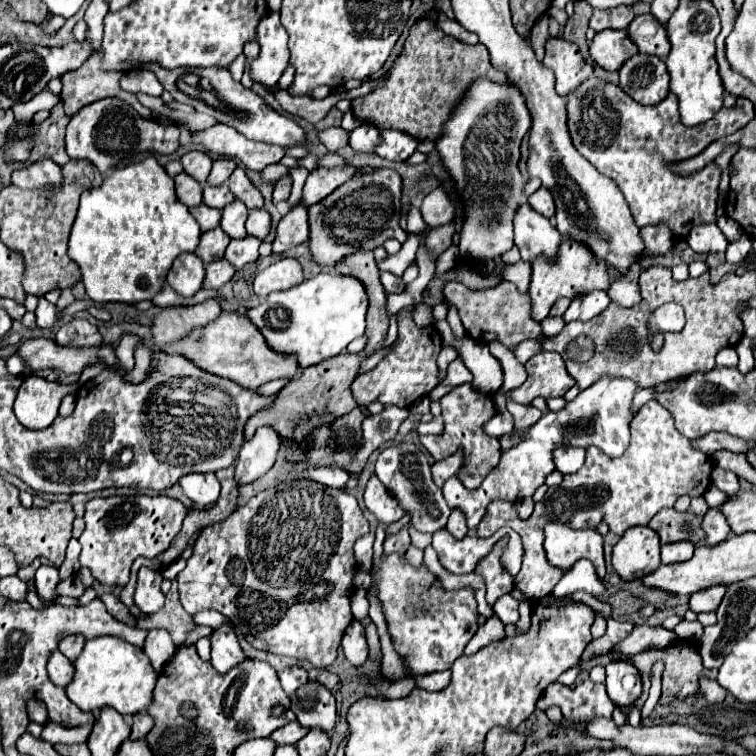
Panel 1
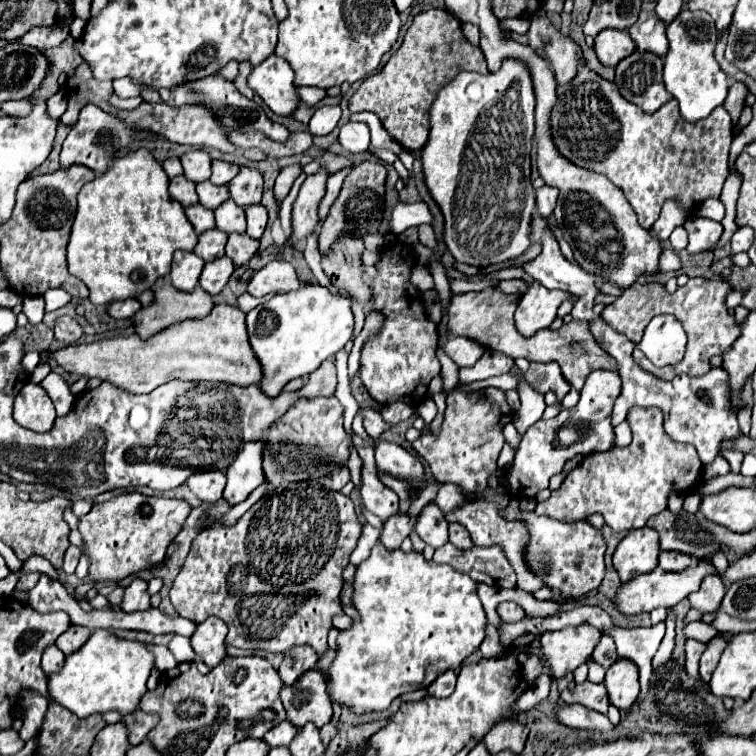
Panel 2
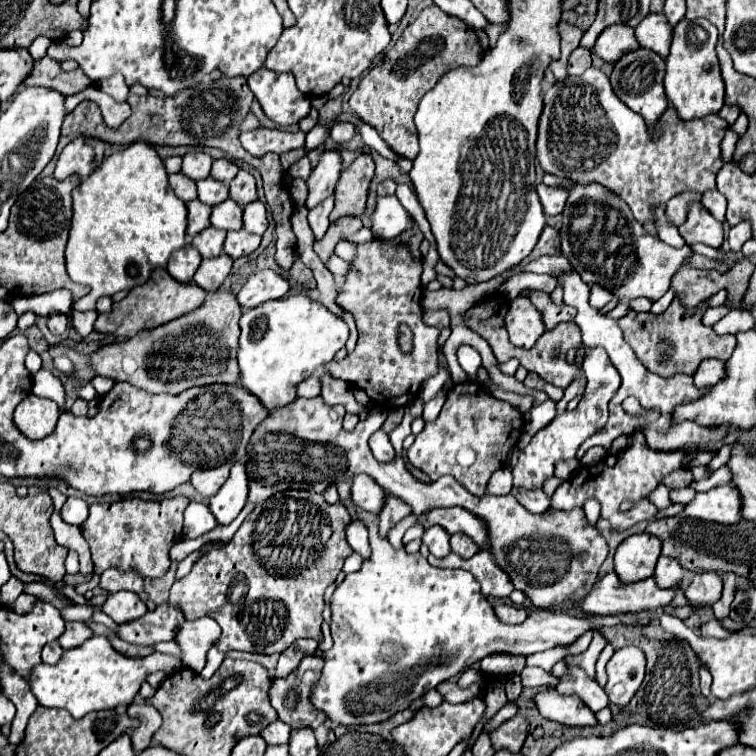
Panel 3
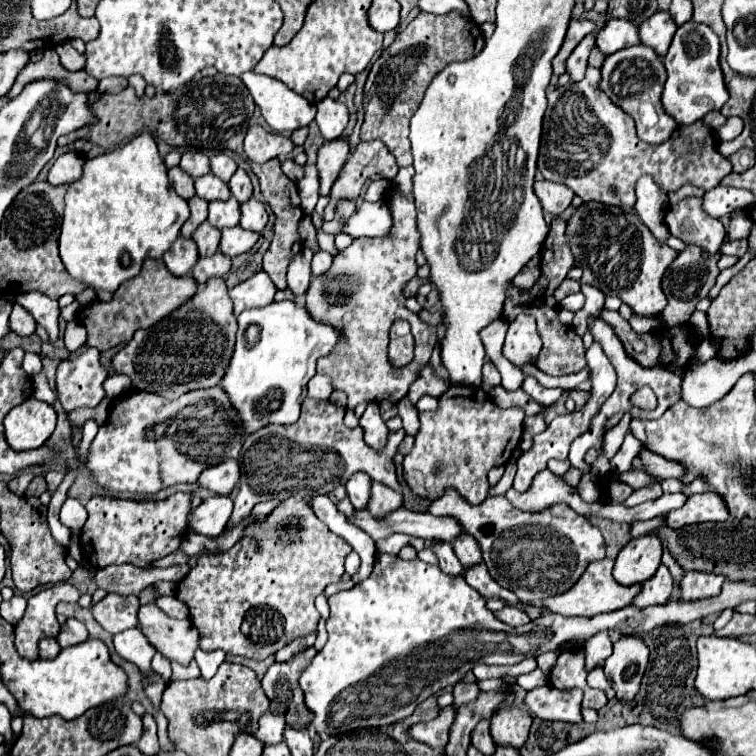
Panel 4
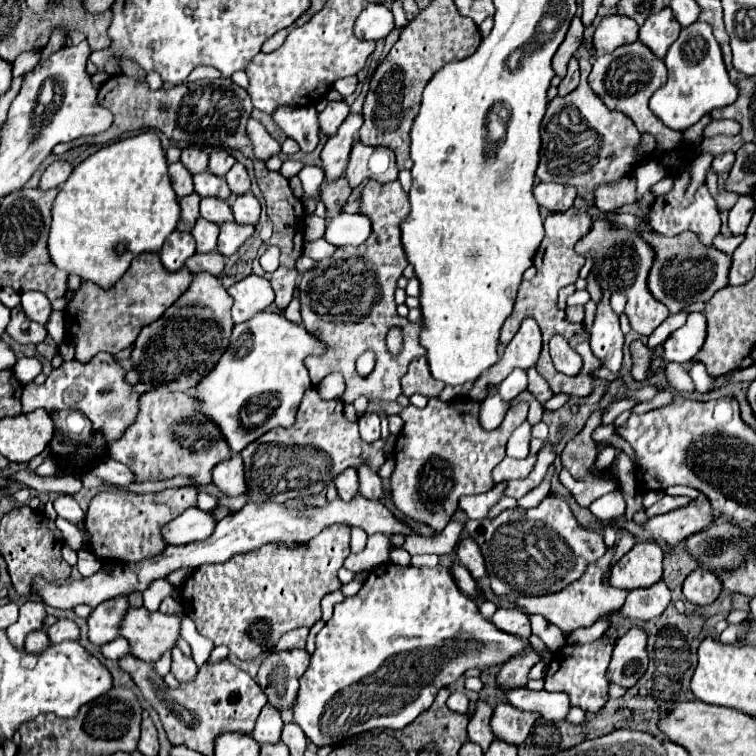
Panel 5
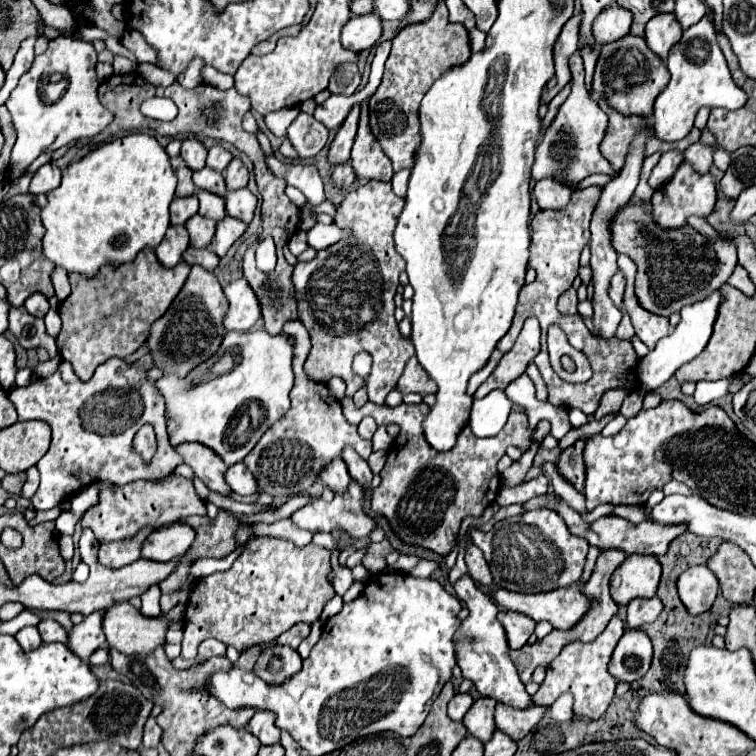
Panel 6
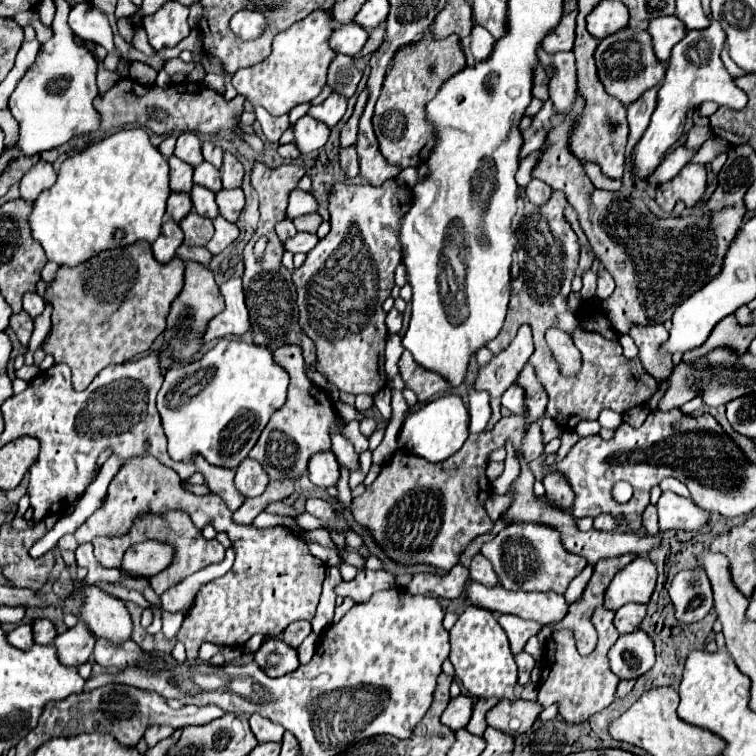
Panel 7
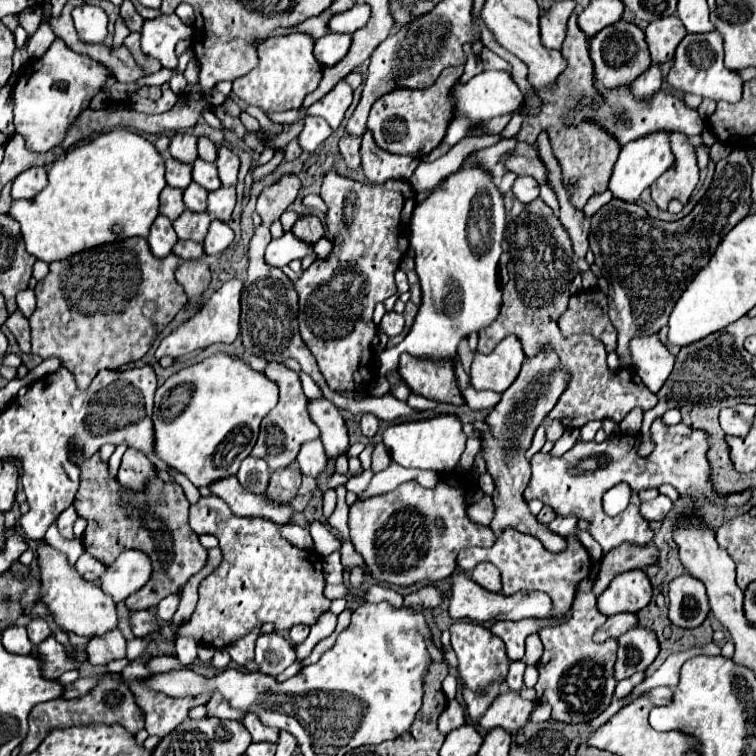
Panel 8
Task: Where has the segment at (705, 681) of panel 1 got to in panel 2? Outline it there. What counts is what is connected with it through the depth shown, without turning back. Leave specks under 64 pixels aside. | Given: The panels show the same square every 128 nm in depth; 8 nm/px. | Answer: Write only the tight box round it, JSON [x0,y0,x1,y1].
[686,640,704,682]

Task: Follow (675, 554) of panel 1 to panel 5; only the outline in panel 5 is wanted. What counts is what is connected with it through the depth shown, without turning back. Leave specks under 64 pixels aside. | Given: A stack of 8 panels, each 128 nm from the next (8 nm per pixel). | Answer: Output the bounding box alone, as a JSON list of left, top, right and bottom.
[566,580,670,645]

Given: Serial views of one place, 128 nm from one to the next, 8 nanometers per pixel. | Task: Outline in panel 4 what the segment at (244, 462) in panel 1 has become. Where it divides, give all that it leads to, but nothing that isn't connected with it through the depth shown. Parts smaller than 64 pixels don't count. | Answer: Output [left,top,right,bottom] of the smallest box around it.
[188,492,234,536]

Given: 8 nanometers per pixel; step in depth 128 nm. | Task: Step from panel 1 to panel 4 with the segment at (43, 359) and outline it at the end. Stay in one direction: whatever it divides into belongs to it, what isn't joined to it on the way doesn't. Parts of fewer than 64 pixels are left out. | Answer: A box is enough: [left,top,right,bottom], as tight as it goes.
[112,278,238,400]

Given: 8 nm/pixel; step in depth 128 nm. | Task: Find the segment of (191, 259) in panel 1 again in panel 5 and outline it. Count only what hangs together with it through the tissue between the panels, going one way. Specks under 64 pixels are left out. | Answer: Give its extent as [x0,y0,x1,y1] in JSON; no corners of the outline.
[160,230,196,272]

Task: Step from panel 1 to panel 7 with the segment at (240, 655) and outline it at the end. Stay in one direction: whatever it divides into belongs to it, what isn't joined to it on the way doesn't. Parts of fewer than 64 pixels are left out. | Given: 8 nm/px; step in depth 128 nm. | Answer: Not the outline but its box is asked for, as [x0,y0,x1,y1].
[80,588,132,644]

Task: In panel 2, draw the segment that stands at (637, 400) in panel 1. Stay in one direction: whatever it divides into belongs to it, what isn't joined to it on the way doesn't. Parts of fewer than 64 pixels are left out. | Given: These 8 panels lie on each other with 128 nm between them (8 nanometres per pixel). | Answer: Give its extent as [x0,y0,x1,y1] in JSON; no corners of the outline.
[614,420,632,446]

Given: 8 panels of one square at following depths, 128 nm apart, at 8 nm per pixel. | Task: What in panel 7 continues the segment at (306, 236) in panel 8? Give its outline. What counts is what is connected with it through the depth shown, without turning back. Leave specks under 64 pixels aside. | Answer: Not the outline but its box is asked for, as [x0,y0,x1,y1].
[292,214,322,232]

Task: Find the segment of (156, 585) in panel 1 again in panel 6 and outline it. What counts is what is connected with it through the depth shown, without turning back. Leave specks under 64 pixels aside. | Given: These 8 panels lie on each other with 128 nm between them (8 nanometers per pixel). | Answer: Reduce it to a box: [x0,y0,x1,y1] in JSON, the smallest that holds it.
[68,610,106,660]

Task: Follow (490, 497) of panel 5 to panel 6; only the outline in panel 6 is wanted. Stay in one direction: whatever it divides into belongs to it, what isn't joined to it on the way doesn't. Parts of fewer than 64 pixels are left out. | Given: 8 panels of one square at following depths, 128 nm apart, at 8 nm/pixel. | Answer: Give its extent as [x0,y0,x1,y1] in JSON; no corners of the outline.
[362,541,394,574]

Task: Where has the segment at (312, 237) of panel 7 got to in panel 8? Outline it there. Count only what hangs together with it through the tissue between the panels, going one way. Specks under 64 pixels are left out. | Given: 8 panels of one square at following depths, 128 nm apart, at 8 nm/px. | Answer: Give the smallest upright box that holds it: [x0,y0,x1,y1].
[266,232,314,266]

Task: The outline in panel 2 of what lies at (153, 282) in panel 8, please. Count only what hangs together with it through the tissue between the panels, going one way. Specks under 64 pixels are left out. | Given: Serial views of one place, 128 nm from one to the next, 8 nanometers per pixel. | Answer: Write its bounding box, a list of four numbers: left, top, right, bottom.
[132,278,214,340]

